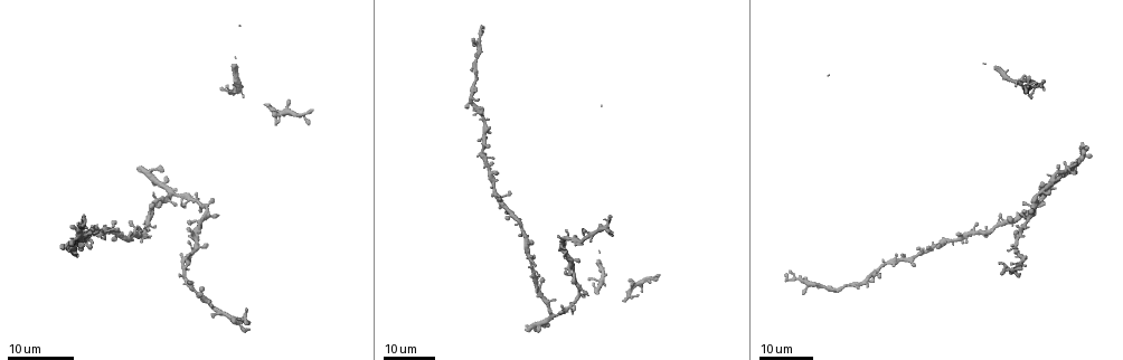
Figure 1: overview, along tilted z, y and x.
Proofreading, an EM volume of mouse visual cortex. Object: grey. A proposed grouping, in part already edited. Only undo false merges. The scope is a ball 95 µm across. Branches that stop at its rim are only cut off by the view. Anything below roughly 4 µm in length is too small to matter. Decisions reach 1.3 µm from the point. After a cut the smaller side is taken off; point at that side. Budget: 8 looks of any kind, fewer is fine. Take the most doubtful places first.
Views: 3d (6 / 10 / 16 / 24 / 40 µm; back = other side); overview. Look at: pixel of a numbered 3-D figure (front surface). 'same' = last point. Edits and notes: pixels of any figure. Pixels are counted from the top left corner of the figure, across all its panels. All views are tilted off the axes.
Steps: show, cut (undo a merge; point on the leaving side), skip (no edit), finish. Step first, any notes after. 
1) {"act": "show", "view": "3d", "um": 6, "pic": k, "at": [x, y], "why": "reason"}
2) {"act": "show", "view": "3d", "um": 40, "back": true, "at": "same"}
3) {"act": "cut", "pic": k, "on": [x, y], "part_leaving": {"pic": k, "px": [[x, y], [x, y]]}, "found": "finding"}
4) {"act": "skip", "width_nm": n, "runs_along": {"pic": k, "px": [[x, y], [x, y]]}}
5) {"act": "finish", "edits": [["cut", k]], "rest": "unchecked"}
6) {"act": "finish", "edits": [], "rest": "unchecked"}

{"act": "show", "view": "3d", "um": 24, "pic": 1, "at": [572, 304], "why": "four or more arms meet"}

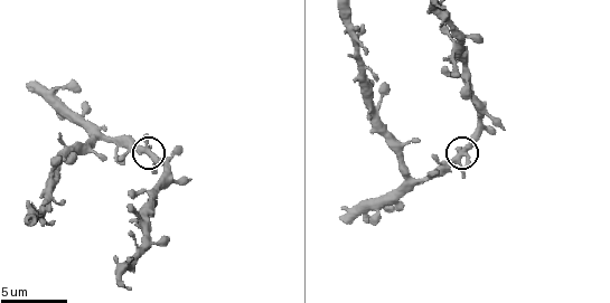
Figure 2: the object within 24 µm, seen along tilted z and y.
{"act": "show", "view": "3d", "um": 6, "pic": 2, "at": [146, 145], "why": "zoom in"}

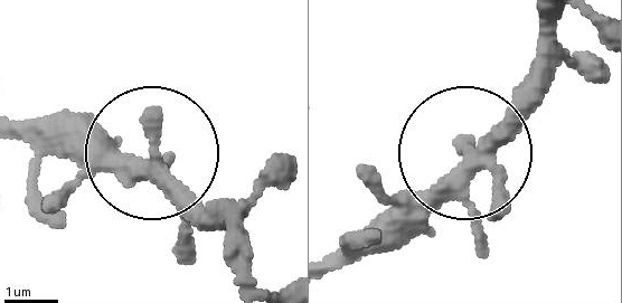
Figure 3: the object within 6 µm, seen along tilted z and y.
{"act": "skip", "side_arm_um": 36, "runs_along": {"pic": 3, "px": [[328, 267], [395, 240], [539, 81]]}, "found": "one neuron here"}

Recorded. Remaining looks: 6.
{"act": "show", "view": "3d", "um": 16, "pic": 1, "at": [1010, 267], "why": "small branch off a trunk"}

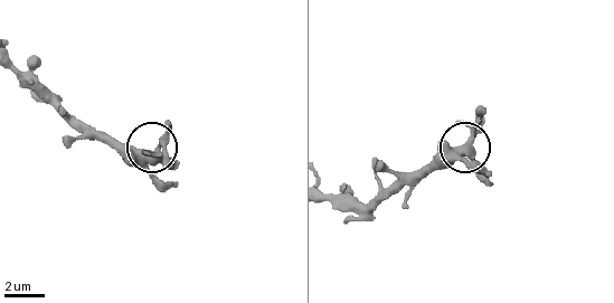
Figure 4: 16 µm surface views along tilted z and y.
{"act": "show", "view": "3d", "um": 10, "pic": 4, "at": [157, 149]}

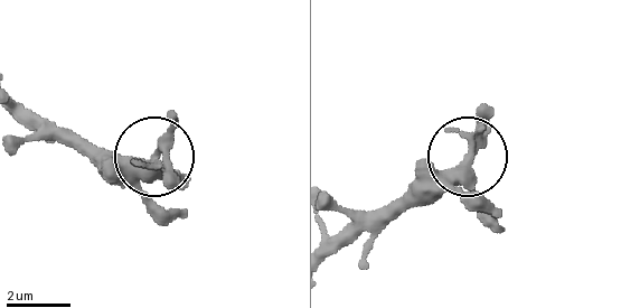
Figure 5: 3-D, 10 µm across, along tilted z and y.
{"act": "show", "view": "3d", "um": 10, "back": true, "pic": 5, "at": [471, 155]}

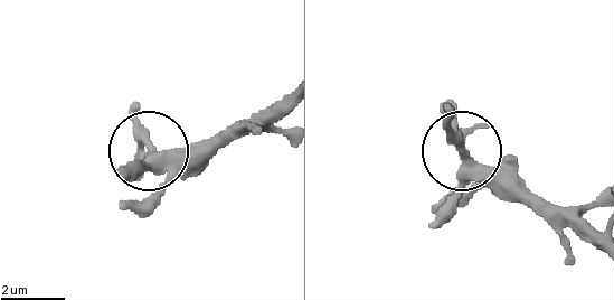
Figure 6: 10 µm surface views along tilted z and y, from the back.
{"act": "skip", "width_nm": 310, "runs_along": {"pic": 6, "px": [[600, 247], [464, 155], [451, 203], [433, 224]]}, "found": "continuous, no second neuron"}

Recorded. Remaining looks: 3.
{"act": "show", "view": "3d", "um": 16, "pic": 1, "at": [1030, 97]}

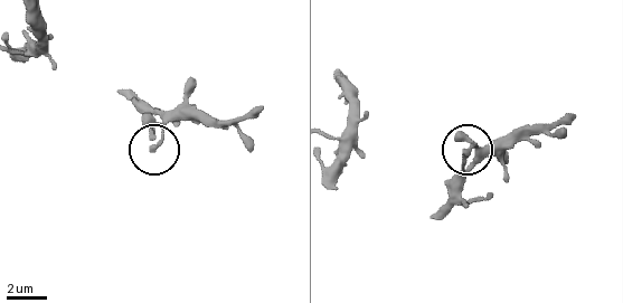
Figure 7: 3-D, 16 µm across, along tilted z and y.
{"act": "show", "view": "3d", "um": 10, "pic": 7, "at": [464, 154]}

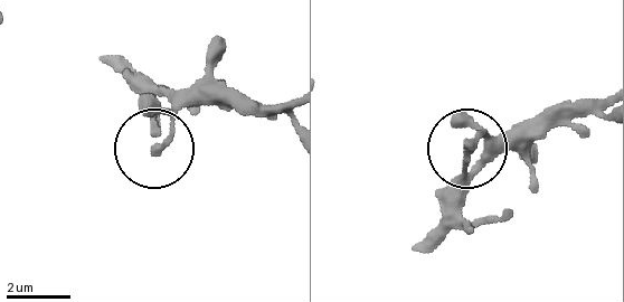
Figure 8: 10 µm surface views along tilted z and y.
{"act": "skip", "width_nm": 170, "found": "continuous, no second neuron"}

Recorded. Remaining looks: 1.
{"act": "finish", "edits": [], "rest": "unchecked"}

